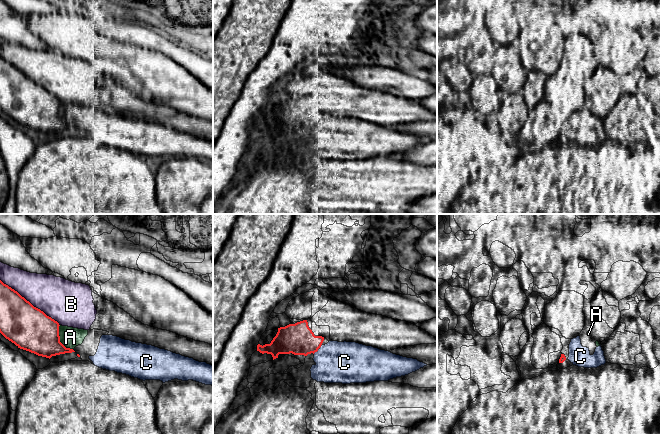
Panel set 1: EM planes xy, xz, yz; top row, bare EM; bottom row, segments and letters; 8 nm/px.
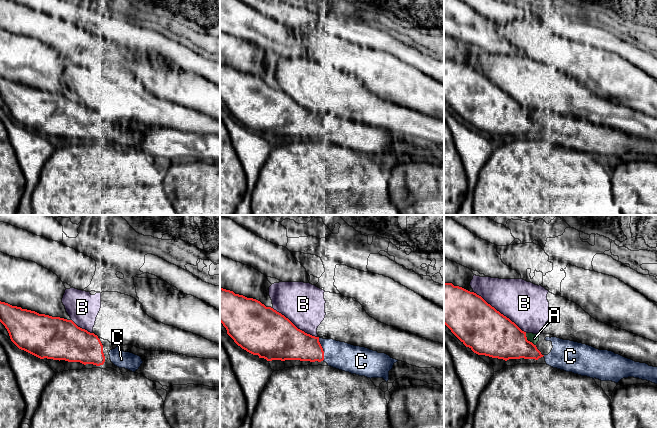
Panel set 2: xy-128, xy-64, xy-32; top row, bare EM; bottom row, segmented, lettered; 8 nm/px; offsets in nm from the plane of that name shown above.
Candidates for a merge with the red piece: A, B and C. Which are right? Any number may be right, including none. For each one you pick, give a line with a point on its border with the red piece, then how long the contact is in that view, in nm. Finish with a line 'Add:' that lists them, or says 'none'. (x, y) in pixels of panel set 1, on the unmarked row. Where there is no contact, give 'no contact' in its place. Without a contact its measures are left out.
C: xz (315, 127) | 50 nm
Add: C

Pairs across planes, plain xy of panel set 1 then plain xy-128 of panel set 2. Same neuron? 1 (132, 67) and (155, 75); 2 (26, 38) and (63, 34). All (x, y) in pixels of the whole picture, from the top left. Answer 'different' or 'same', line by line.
1: same
2: same

